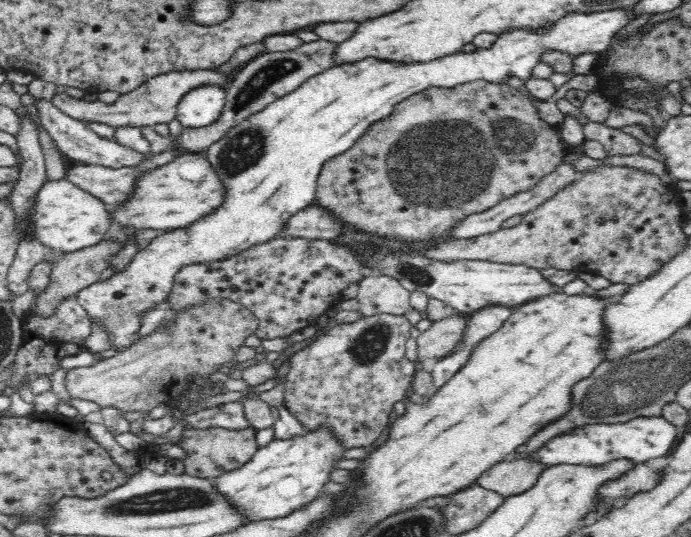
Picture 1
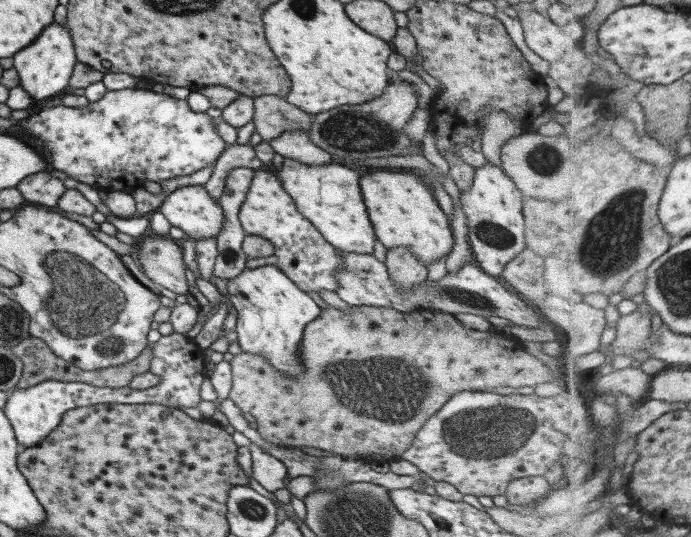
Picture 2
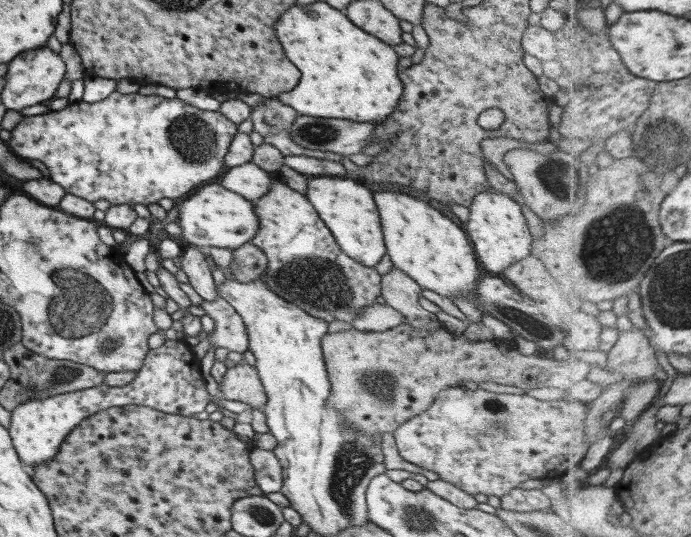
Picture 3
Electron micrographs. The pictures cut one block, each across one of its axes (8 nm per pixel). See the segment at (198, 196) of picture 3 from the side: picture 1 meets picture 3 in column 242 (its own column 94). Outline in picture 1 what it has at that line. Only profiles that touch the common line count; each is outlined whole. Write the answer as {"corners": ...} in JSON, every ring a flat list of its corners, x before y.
{"corners":[[66,178,47,180,38,188,38,192,34,192,30,206,24,219,15,220,14,231,18,233,18,239,36,239,47,247,48,251,67,253,82,250,86,246,98,244,113,231,108,204,76,187]]}

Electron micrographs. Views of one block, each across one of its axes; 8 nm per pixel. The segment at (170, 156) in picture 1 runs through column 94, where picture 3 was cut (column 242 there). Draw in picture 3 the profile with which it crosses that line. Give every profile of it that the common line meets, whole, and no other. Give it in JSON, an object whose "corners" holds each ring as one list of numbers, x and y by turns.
{"corners":[[249,161,241,166,226,169,219,184,223,188,254,202,267,192,271,181,267,171,261,170]]}

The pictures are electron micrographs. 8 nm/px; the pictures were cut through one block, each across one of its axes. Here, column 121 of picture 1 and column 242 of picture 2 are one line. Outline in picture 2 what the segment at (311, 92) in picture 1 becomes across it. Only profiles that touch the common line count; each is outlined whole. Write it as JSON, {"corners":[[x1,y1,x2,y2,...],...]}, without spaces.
{"corners":[[274,265,251,269,244,267,229,283,228,299,236,310,234,331,242,352,257,354,275,370,283,372,283,376,297,378,299,374,303,374,303,365,297,353,303,326,319,316,320,308]]}

